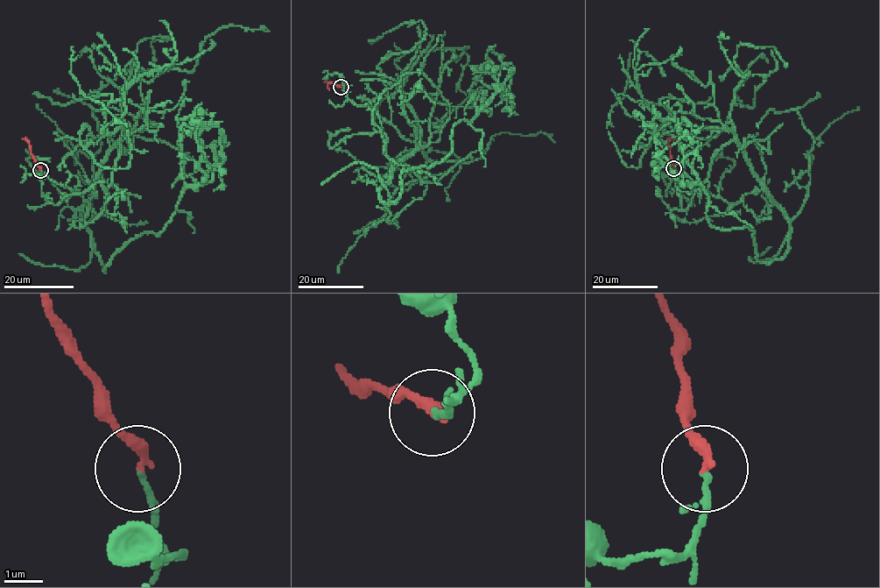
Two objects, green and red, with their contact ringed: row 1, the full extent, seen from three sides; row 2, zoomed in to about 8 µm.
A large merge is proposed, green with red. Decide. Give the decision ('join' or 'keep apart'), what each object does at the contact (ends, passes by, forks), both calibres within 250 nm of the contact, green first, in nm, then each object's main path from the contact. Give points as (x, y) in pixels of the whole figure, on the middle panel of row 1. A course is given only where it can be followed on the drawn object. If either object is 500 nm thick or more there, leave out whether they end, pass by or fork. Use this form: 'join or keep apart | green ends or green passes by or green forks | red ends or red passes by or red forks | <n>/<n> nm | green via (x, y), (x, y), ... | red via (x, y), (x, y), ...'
join | green passes by | red ends | 110/280 nm | green via (341, 87), (376, 109), (391, 175), (418, 145), (391, 123), (378, 67), (425, 28), (405, 22), (371, 44) | red via (341, 87), (327, 82), (329, 90)

